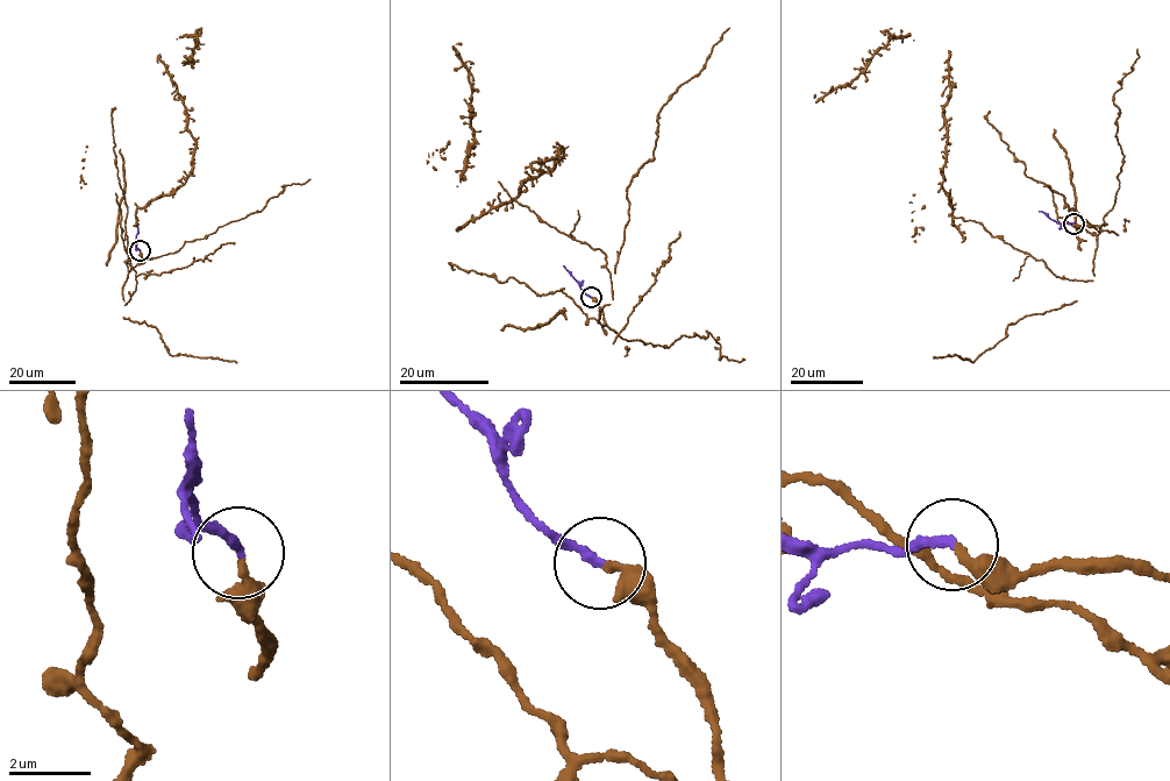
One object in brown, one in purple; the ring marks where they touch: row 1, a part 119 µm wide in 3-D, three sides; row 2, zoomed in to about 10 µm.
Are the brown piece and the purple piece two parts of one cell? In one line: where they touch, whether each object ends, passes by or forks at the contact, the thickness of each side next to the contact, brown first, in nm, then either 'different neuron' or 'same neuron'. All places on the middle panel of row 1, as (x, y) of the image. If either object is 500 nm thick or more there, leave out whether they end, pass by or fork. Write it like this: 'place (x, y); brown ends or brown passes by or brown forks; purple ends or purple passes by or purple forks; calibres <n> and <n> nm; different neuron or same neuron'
place (591, 297); brown ends; purple ends; calibres 220 and 200 nm; same neuron

